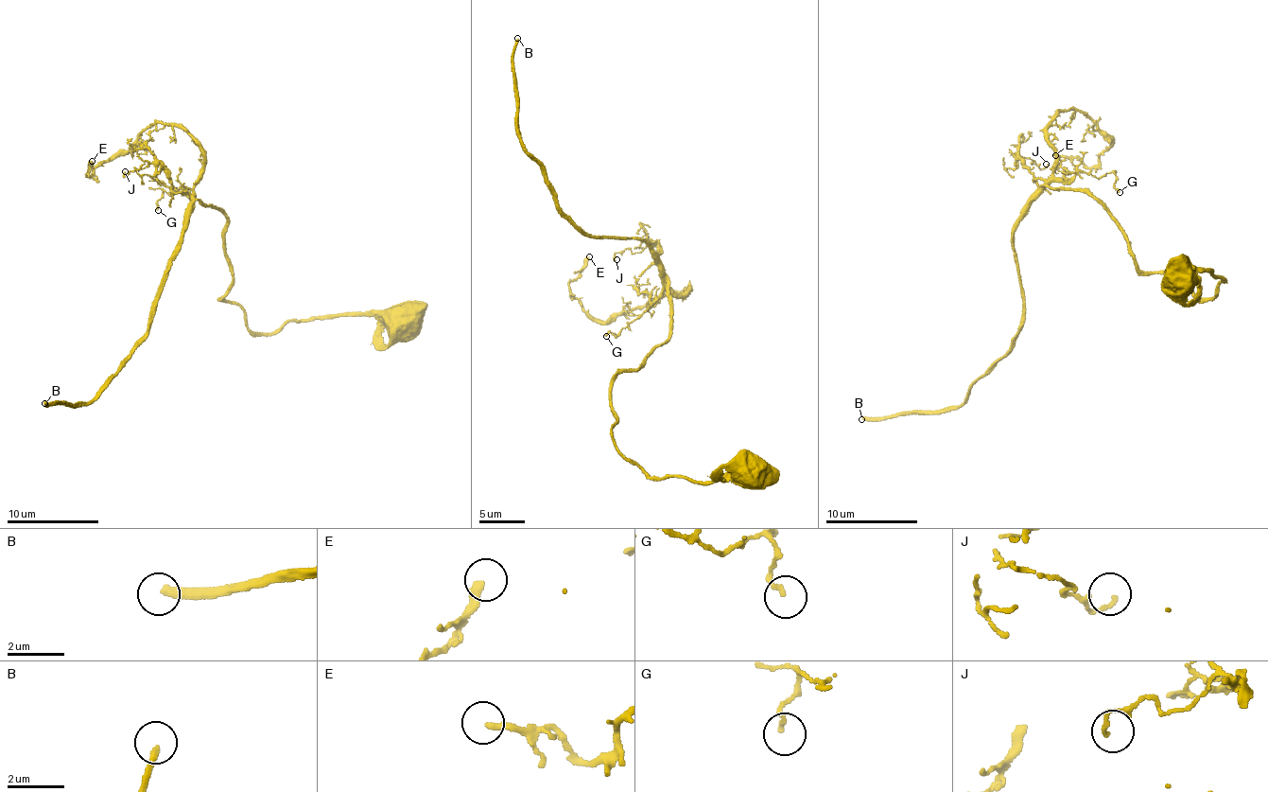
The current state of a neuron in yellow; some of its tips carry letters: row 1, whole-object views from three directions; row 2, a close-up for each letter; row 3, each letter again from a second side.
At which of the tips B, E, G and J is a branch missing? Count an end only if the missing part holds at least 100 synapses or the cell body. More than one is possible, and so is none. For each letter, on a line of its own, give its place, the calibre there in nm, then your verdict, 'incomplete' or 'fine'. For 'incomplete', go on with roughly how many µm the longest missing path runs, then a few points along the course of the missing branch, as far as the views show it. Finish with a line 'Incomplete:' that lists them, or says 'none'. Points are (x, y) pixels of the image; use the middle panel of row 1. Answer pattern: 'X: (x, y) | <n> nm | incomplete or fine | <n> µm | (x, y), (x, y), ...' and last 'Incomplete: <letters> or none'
B: (517, 38) | 240 nm | incomplete | 170 µm
E: (589, 256) | 280 nm | fine
G: (606, 336) | 160 nm | fine
J: (616, 259) | 120 nm | fine
Incomplete: B

